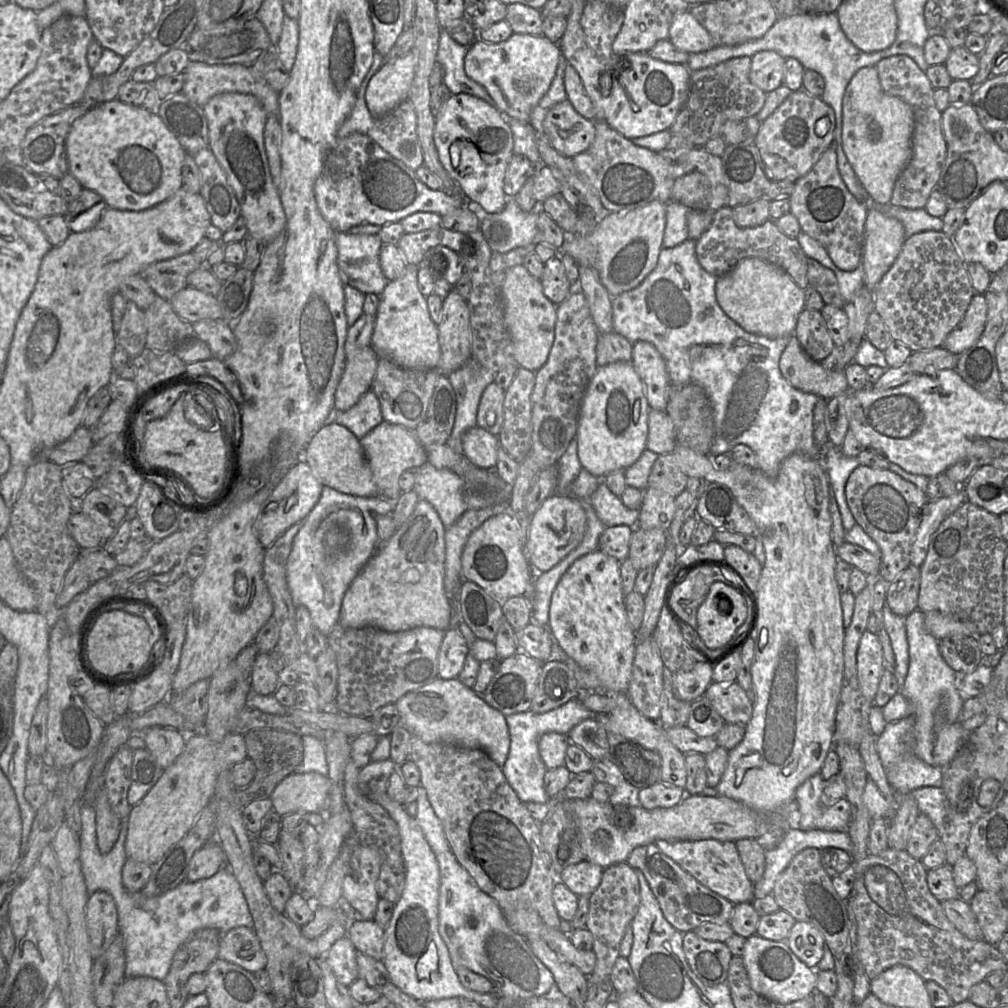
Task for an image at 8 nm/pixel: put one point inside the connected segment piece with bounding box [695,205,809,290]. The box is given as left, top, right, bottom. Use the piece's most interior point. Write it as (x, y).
(724, 244)

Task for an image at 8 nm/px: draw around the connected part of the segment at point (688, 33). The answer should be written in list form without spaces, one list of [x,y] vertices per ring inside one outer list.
[[[688,11],[677,13],[669,27],[668,40],[679,50],[689,54],[715,47],[707,30]]]

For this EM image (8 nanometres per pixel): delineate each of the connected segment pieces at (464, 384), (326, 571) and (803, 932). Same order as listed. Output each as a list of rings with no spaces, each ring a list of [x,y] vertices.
[[[473,358],[448,376],[456,394],[454,427],[446,444],[456,453],[463,453],[462,436],[477,426],[477,414],[485,388],[495,381],[496,375]]]
[[[323,486],[319,500],[294,537],[286,563],[286,579],[294,606],[303,605],[310,613],[312,625],[328,637],[339,623],[342,602],[352,581],[375,553],[377,521],[392,513],[394,505],[380,497],[359,497]]]
[[[796,921],[786,944],[803,963],[817,971],[826,944],[822,934],[814,926],[804,921]]]

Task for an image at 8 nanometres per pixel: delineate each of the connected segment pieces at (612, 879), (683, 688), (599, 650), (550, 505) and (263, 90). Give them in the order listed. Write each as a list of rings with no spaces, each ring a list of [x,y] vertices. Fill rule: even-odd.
[[[626,862],[609,866],[603,871],[598,888],[591,894],[586,928],[593,936],[592,951],[596,955],[593,973],[587,976],[588,986],[610,979],[613,966],[620,957],[620,943],[640,905],[640,885],[634,869]]]
[[[705,661],[696,663],[689,670],[680,670],[671,675],[673,692],[676,698],[692,703],[704,696],[708,686],[713,682],[713,669]]]
[[[600,550],[577,559],[552,594],[548,630],[554,642],[579,666],[593,673],[604,688],[627,692],[637,633],[628,619],[619,561]]]
[[[555,493],[544,500],[530,520],[526,556],[535,571],[543,573],[558,565],[582,542],[587,529],[587,517],[581,500],[569,493]]]
[[[190,62],[183,73],[185,74],[185,81],[181,93],[201,107],[215,95],[225,92],[237,92],[255,96],[267,116],[278,115],[279,93],[252,66],[241,64],[209,65],[202,62]]]

